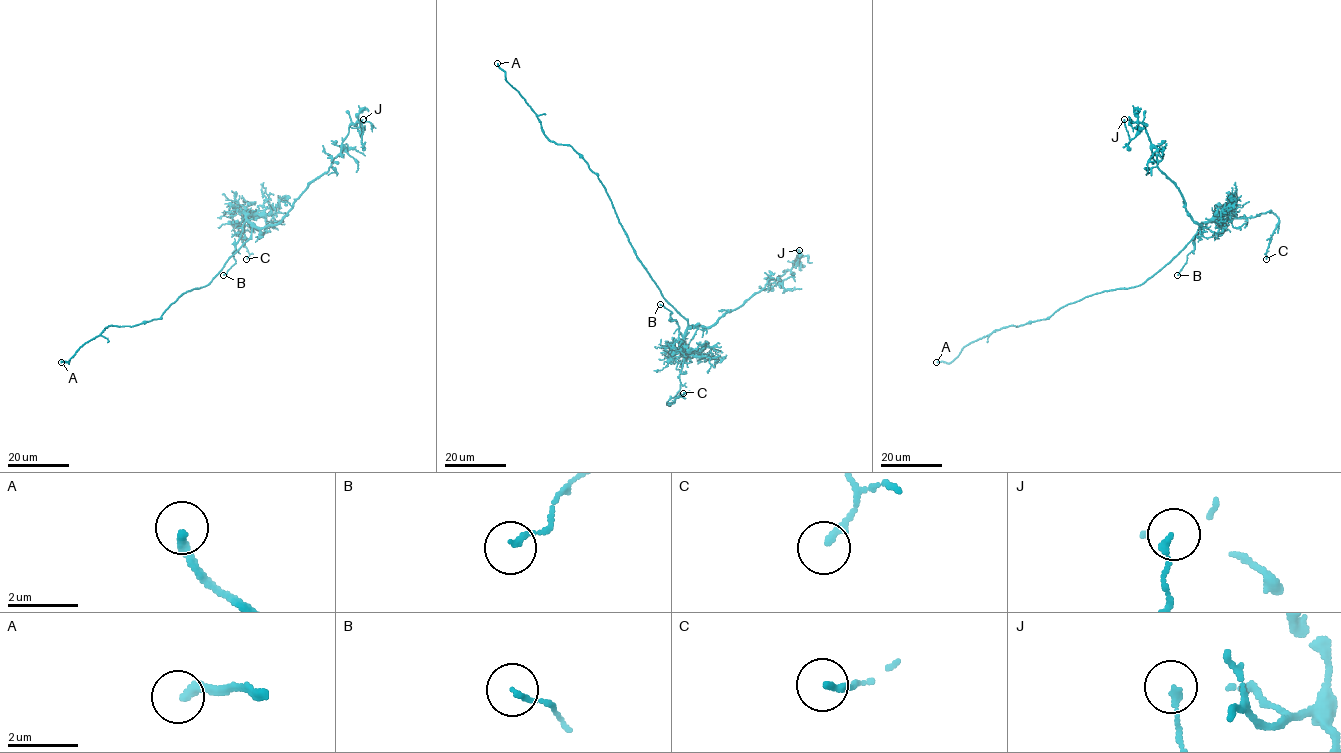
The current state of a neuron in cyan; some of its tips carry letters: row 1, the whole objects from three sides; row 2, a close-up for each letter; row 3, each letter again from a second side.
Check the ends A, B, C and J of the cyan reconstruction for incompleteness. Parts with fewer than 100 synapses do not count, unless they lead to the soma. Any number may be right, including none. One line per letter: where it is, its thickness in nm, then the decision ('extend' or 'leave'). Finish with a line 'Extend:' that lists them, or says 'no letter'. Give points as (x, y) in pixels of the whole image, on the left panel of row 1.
A: (61, 362) | 280 nm | extend
B: (223, 275) | 130 nm | leave
C: (246, 259) | 180 nm | leave
J: (363, 119) | 180 nm | leave
Extend: A

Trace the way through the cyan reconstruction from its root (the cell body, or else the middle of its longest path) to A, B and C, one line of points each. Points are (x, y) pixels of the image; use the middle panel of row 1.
A: (651, 278), (598, 176), (570, 145), (547, 138), (535, 112), (506, 81), (497, 63)
B: (651, 278), (661, 296), (687, 321), (688, 327), (683, 336), (677, 322), (670, 319), (672, 312), (660, 304)
C: (651, 278), (661, 296), (687, 321), (681, 348), (680, 390), (667, 403), (673, 403), (686, 393), (683, 393)

